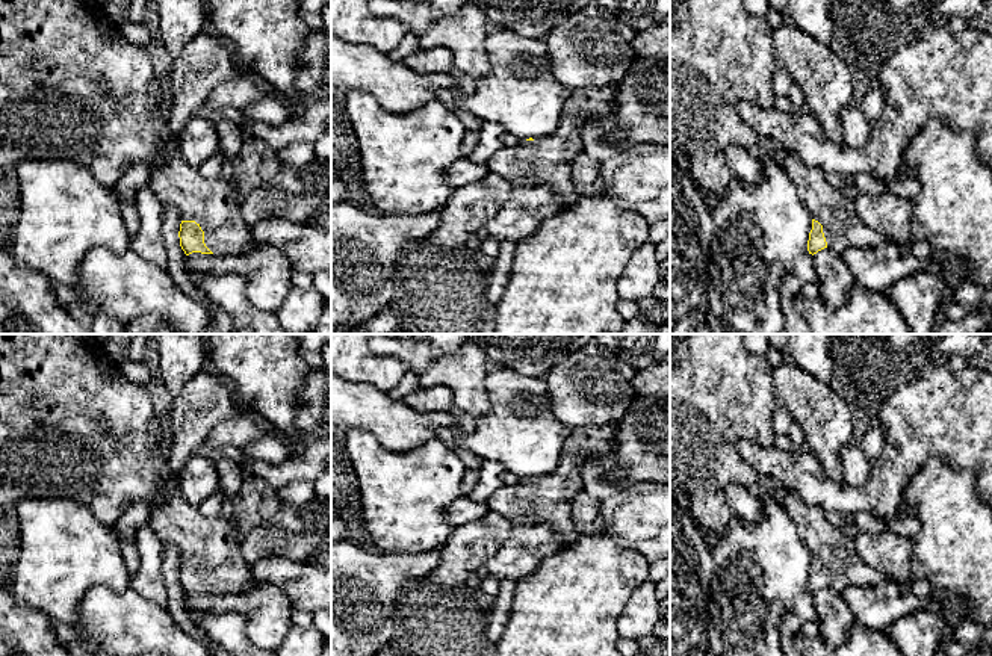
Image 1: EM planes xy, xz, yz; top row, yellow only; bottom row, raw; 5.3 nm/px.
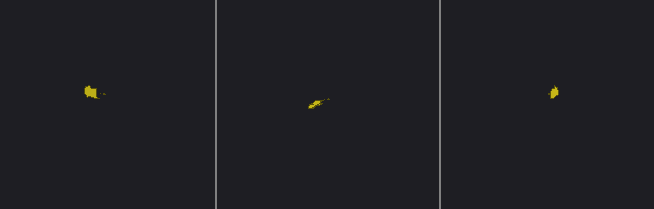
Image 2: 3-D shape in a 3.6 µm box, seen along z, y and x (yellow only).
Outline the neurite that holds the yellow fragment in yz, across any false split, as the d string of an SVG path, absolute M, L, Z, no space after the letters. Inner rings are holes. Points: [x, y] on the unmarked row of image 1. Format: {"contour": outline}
{"contour": "M780 491L780 500L814 556L808 579L809 593L824 586L844 591L848 586L876 586L894 580L862 561L854 540L836 529L821 506L811 505L791 491Z"}

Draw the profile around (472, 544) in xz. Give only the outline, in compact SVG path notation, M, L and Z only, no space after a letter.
M496 511L457 526L442 547L439 565L422 582L443 591L466 586L469 576L494 558L507 544L513 523Z

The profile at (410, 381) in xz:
M407 370L399 384L393 387L387 395L389 398L402 402L410 393L416 391L419 387L419 375Z

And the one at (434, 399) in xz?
M434 385L428 388L419 387L402 402L417 411L446 413L454 405L454 393L446 385Z

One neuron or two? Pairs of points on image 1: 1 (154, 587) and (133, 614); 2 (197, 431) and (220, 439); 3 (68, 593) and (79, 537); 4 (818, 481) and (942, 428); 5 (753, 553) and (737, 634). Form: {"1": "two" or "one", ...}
{"1": "two", "2": "two", "3": "one", "4": "one", "5": "one"}

